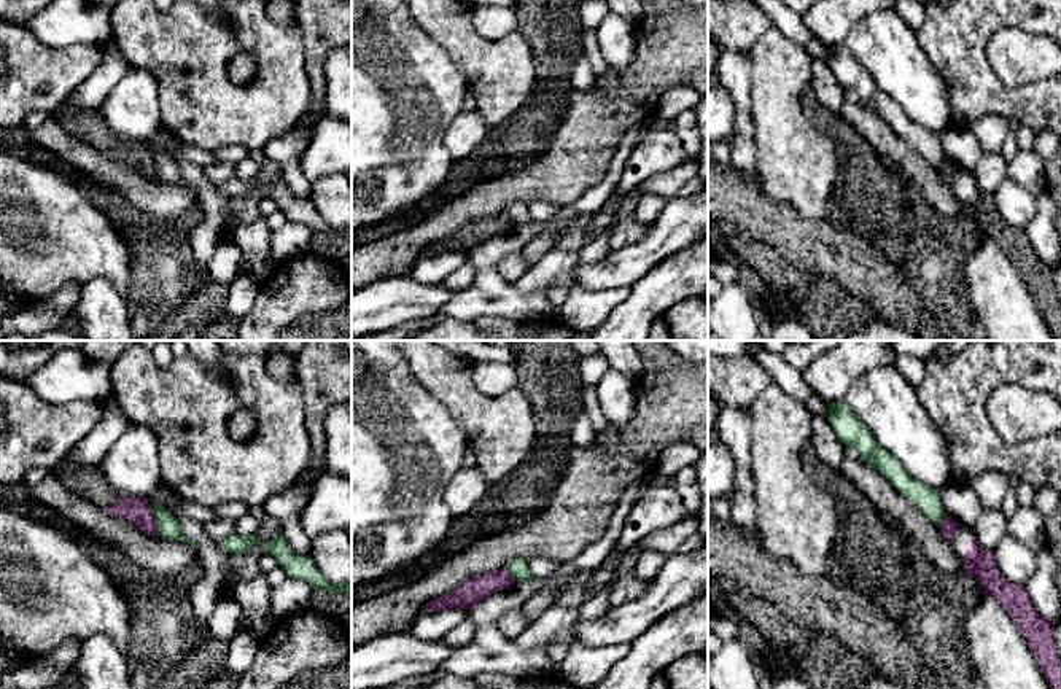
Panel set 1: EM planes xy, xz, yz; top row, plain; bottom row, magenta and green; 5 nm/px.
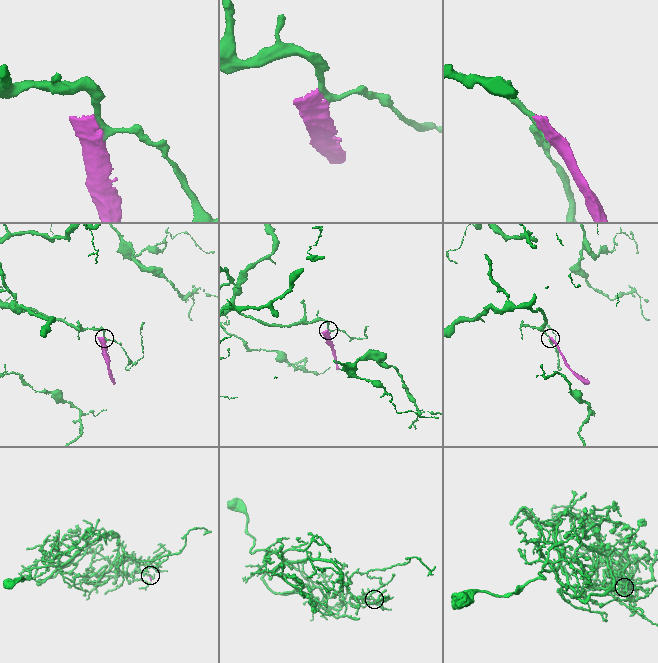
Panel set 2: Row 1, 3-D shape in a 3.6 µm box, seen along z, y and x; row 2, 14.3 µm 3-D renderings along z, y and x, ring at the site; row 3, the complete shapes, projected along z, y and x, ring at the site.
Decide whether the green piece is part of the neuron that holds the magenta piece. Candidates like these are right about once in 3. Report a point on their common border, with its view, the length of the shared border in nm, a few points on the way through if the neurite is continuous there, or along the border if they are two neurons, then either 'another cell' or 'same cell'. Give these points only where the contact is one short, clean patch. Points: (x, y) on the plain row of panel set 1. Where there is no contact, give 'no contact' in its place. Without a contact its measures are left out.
xy (155, 164) | 140 nm | along xy (150, 151), (158, 177) | another cell

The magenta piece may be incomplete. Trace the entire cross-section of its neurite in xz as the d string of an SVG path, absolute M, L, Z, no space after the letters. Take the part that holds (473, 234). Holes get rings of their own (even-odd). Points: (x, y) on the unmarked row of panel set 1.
M501 212L484 220L471 221L464 224L458 232L442 240L428 245L423 251L425 256L434 256L442 253L472 253L479 245L492 237L509 232L514 228L514 221L507 212Z

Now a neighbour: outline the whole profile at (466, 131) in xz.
M477 110L460 111L450 123L442 137L444 146L453 161L463 161L484 142L490 126Z

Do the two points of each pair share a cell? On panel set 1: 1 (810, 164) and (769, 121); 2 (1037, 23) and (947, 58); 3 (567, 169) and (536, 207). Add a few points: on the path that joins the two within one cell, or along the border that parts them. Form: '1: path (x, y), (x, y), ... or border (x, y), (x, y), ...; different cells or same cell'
1: path (799, 153), (780, 132); same cell
2: path (1015, 18), (987, 18), (969, 35); same cell
3: border (528, 202), (540, 201), (560, 206); different cells

